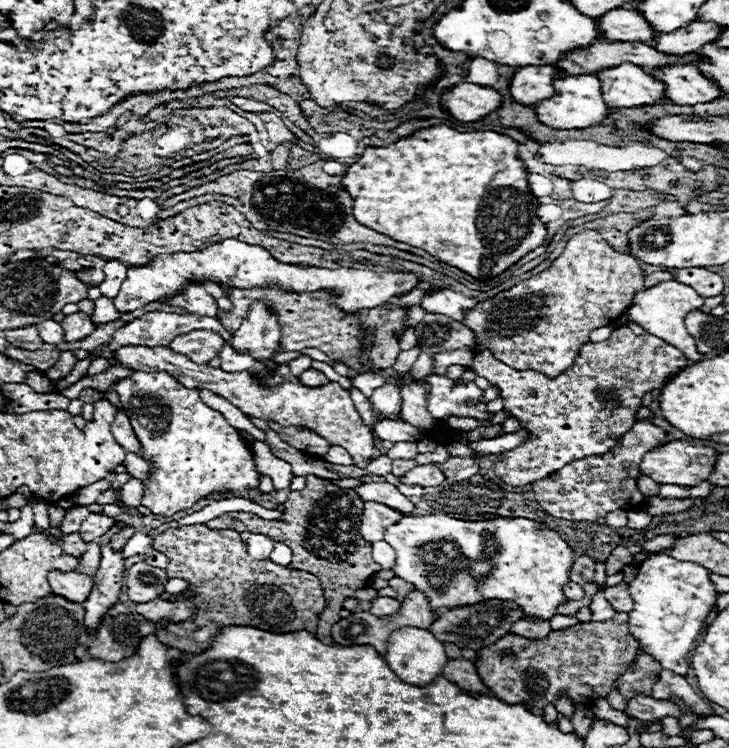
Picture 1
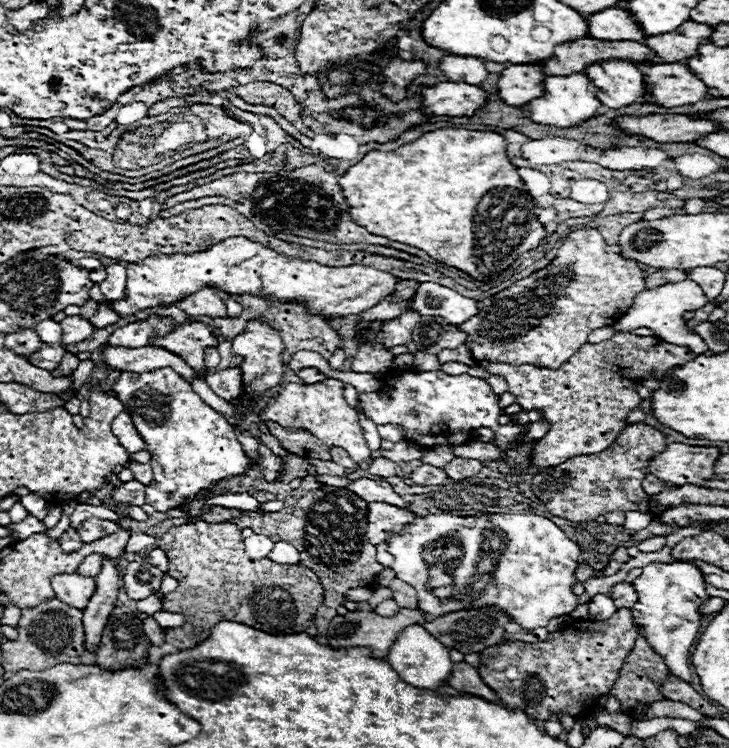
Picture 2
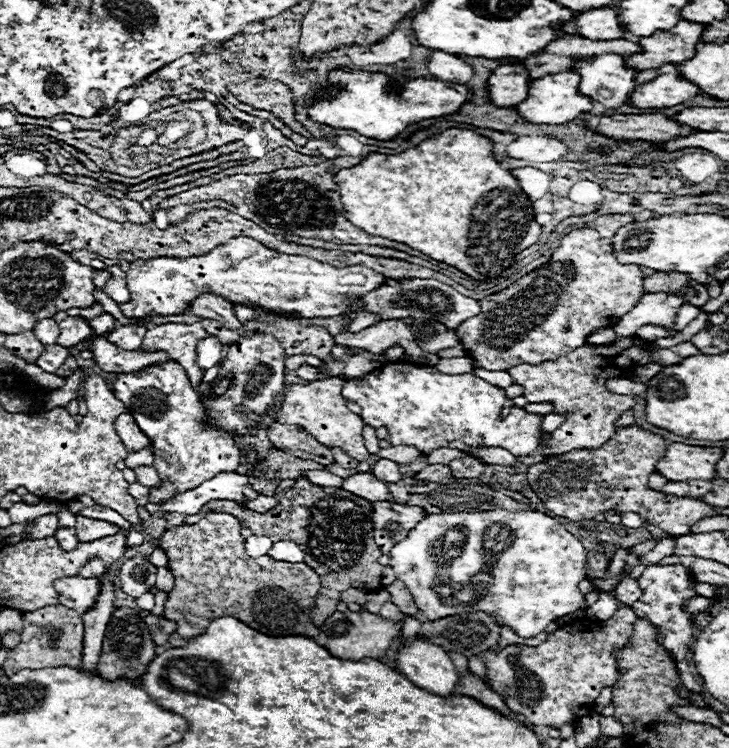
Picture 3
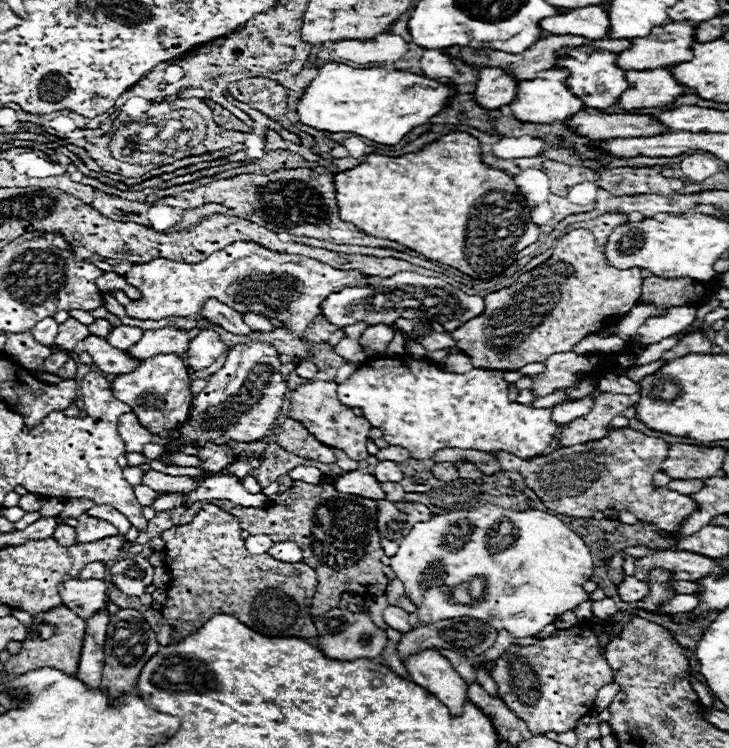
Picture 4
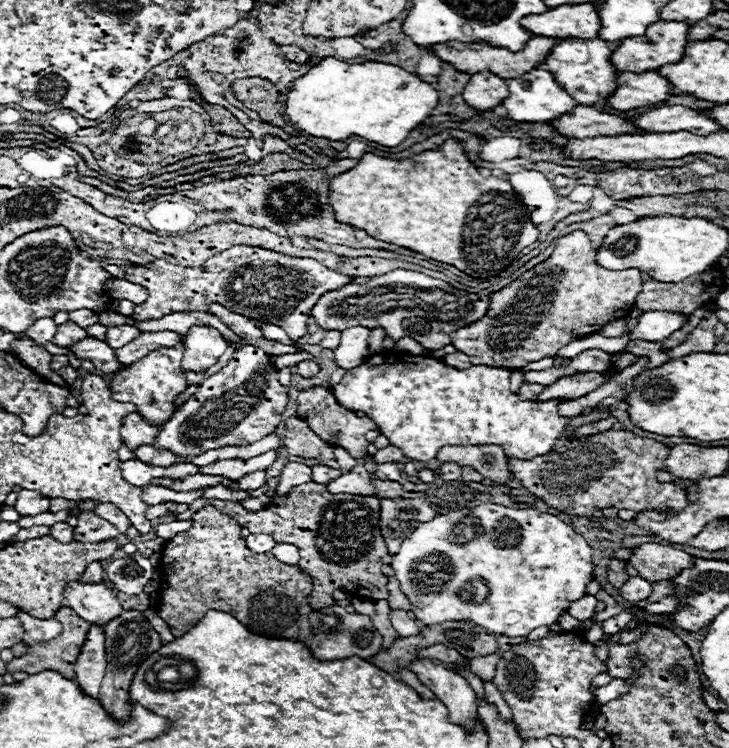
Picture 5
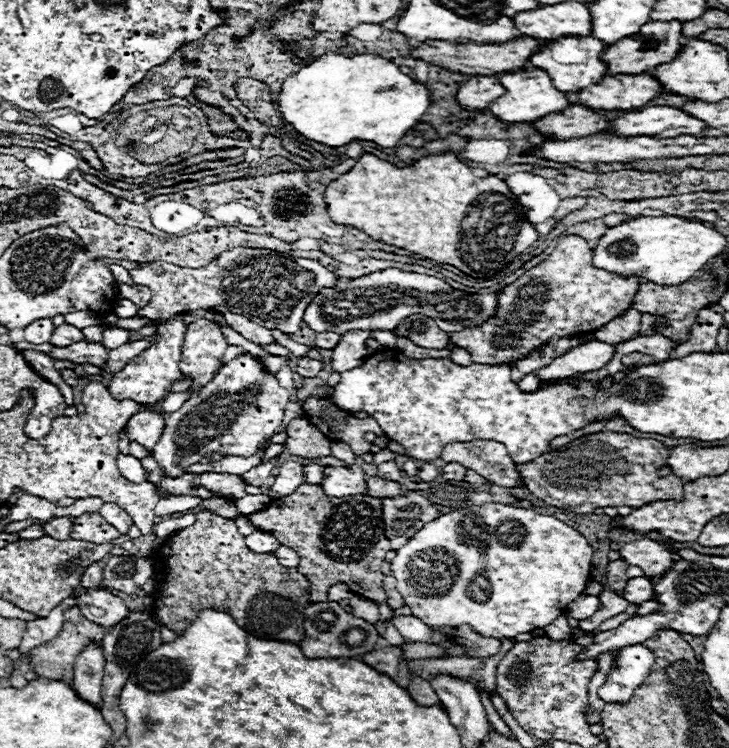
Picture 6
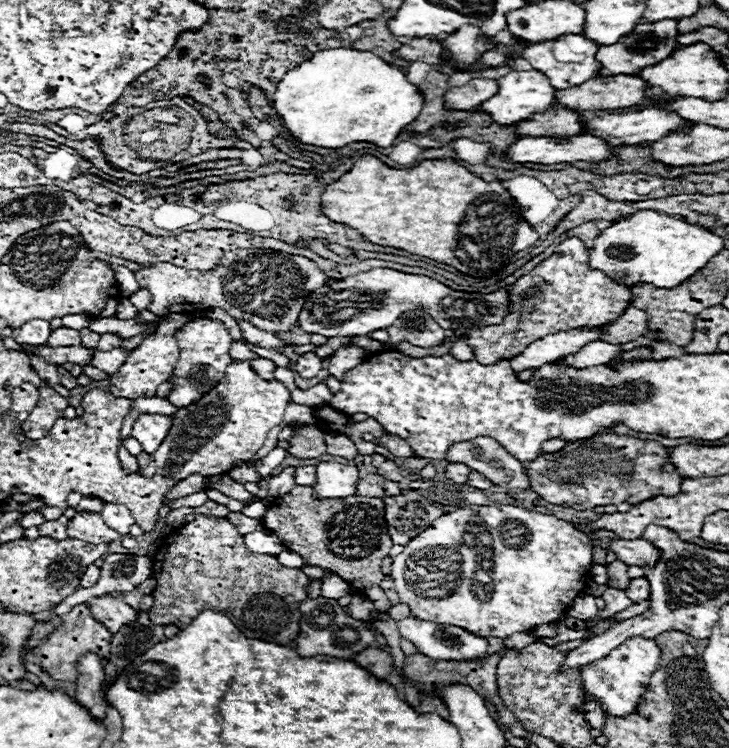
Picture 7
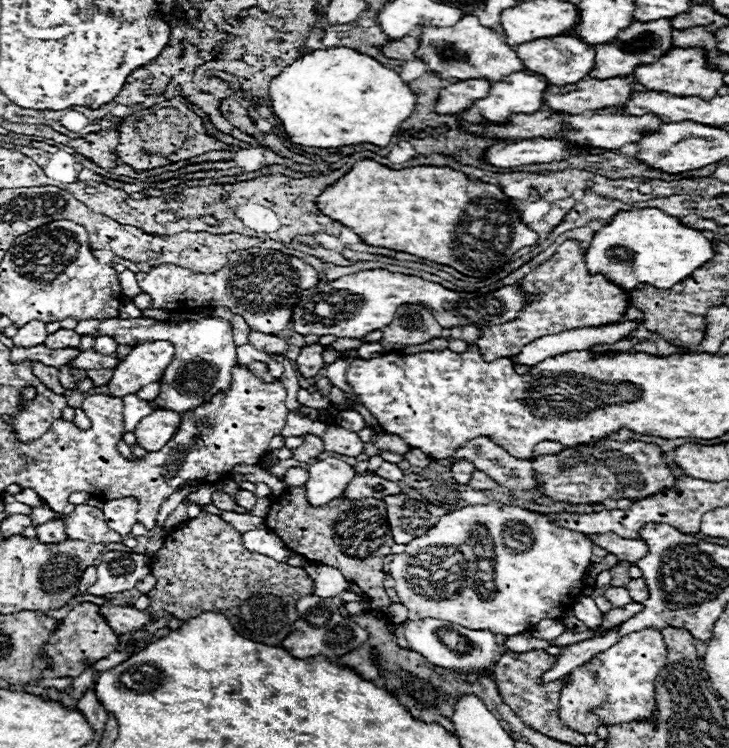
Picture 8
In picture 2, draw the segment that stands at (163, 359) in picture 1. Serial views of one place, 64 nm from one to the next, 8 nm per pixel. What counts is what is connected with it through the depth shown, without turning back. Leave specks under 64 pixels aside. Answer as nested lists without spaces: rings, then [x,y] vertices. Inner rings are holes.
[[[106,344],[104,352],[102,352],[102,362],[118,372],[148,372],[148,370],[156,370],[160,366],[172,366],[174,370],[180,370],[180,374],[184,374],[184,378],[188,378],[188,382],[192,382],[192,368],[186,366],[186,362],[176,356],[170,354],[164,348],[156,348],[156,346],[144,346],[144,348],[136,348],[136,350],[124,350],[120,346],[110,346]],[[228,368],[228,370],[206,370],[206,382],[208,386],[224,400],[234,400],[240,398],[242,394],[242,372],[238,368]],[[326,378],[316,384],[286,384],[280,388],[276,398],[270,398],[268,408],[260,410],[262,420],[278,422],[280,426],[294,426],[308,430],[316,438],[320,438],[326,446],[344,448],[354,462],[364,462],[370,458],[370,450],[366,446],[362,426],[358,422],[358,412],[352,410],[344,400],[344,384],[334,378]]]

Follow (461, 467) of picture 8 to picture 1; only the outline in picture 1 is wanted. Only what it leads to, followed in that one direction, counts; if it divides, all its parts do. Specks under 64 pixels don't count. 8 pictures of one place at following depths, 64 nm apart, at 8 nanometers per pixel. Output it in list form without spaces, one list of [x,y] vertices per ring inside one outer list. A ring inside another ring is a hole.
[[[422,464],[422,466],[412,468],[404,476],[400,476],[400,482],[410,484],[410,486],[424,486],[424,488],[426,486],[446,486],[448,484],[442,470],[432,466],[432,464]]]

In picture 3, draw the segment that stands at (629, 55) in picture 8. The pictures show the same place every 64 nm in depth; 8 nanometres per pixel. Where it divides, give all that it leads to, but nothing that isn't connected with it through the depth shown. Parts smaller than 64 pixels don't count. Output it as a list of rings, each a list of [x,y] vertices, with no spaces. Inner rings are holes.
[[[678,22],[670,30],[658,30],[648,38],[640,38],[638,44],[642,52],[624,56],[624,64],[634,70],[646,70],[686,62],[694,56],[702,32],[704,26],[696,26],[696,22]]]

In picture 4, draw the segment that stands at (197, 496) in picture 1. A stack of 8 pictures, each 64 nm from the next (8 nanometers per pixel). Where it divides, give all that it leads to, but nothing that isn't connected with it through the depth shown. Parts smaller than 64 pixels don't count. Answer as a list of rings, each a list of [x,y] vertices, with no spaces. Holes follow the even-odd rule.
[[[156,354],[140,362],[130,374],[118,374],[112,380],[112,394],[116,400],[126,402],[132,412],[136,412],[140,422],[162,438],[164,446],[178,450],[172,438],[176,436],[178,424],[188,416],[188,406],[194,398],[194,394],[190,392],[188,370],[178,354]],[[220,444],[220,446],[204,446],[204,448],[184,448],[184,454],[194,454],[200,456],[204,462],[200,464],[200,468],[218,472],[220,468],[224,468],[228,462],[234,460],[234,456],[230,456],[228,452],[228,444]]]

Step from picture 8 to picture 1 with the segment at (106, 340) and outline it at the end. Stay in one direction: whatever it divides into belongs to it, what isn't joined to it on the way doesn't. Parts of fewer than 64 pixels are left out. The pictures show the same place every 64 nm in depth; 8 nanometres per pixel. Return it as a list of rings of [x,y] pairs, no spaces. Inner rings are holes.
[[[148,312],[134,322],[124,324],[116,330],[108,342],[110,350],[122,346],[168,346],[176,334],[186,334],[188,330],[214,330],[230,344],[232,335],[222,328],[222,324],[212,316],[196,314],[166,314],[166,312]]]

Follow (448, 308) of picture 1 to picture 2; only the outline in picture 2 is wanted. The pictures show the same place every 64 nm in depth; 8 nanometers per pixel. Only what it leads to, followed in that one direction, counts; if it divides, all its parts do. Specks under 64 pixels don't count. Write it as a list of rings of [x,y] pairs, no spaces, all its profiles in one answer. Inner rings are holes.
[[[420,282],[416,286],[410,310],[418,312],[420,316],[440,316],[448,324],[462,324],[478,314],[476,300],[436,282]]]

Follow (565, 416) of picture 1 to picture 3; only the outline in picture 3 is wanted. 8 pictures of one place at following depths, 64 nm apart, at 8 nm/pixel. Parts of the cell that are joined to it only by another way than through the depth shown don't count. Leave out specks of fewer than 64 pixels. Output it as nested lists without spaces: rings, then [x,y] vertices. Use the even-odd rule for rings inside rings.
[[[616,338],[614,340],[614,346],[612,348],[606,348],[606,346],[598,346],[598,348],[588,348],[588,346],[580,346],[576,348],[572,354],[566,354],[566,356],[560,356],[556,360],[548,360],[548,362],[542,362],[538,366],[516,366],[512,370],[508,370],[514,378],[514,384],[522,384],[524,386],[524,396],[528,398],[528,402],[554,402],[554,410],[556,412],[570,412],[568,420],[556,428],[546,446],[544,446],[544,452],[546,452],[546,458],[550,456],[556,456],[556,454],[564,454],[566,450],[576,450],[576,448],[596,448],[596,446],[602,446],[604,442],[608,442],[608,438],[616,432],[616,426],[614,426],[614,420],[618,420],[622,416],[622,412],[630,410],[636,400],[632,396],[620,396],[620,394],[610,394],[606,388],[604,388],[604,382],[606,378],[622,378],[626,376],[626,370],[632,368],[632,366],[644,366],[648,362],[656,362],[660,366],[670,366],[670,364],[676,364],[678,360],[682,358],[688,358],[692,354],[700,354],[700,350],[692,344],[692,342],[684,342],[684,346],[674,346],[674,348],[664,348],[664,350],[658,350],[654,354],[654,358],[648,358],[646,350],[648,350],[650,342],[644,342],[640,338]]]

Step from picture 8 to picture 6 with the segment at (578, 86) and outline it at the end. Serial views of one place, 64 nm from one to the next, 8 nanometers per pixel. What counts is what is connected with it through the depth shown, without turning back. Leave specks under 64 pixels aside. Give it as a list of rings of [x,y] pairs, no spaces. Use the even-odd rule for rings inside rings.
[[[650,74],[606,76],[580,92],[564,92],[568,102],[592,110],[630,110],[660,96],[662,86]]]

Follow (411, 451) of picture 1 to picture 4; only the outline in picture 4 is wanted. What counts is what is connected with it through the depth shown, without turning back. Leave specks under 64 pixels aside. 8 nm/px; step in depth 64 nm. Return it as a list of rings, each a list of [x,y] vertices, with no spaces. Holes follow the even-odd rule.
[[[386,446],[386,448],[380,448],[378,454],[376,454],[376,460],[378,462],[384,462],[384,460],[392,460],[392,462],[404,462],[408,460],[410,454],[406,448],[402,446]]]

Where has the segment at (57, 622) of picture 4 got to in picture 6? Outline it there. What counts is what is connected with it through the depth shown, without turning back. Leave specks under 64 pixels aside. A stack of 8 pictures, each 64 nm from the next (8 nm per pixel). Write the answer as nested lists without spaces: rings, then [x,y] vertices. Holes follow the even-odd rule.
[[[74,606],[74,608],[70,608],[70,610],[64,614],[64,626],[62,626],[60,634],[58,634],[56,638],[52,638],[50,642],[32,648],[32,652],[30,652],[30,656],[28,656],[28,658],[30,658],[30,666],[32,666],[32,672],[42,674],[44,678],[72,680],[72,678],[74,678],[74,670],[72,670],[72,666],[74,666],[74,658],[76,658],[76,656],[78,656],[90,642],[98,642],[98,644],[102,644],[104,636],[106,636],[104,626],[90,622],[88,618],[82,616],[80,608]]]

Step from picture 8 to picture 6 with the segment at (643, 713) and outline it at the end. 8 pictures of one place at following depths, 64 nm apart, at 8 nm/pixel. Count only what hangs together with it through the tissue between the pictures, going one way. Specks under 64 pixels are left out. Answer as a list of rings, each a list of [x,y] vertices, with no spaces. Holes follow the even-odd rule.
[[[630,644],[618,650],[614,656],[606,682],[598,688],[598,696],[604,702],[626,704],[634,690],[648,678],[654,666],[654,652],[644,644]]]

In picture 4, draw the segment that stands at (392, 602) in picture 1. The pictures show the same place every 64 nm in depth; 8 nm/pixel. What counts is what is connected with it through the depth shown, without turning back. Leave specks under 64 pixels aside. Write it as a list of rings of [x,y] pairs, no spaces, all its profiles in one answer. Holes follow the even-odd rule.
[[[388,606],[388,608],[384,610],[384,620],[386,620],[394,630],[398,630],[400,634],[406,634],[406,632],[412,630],[412,626],[410,626],[410,622],[408,622],[408,612],[404,612],[404,610],[398,608],[398,606]]]

